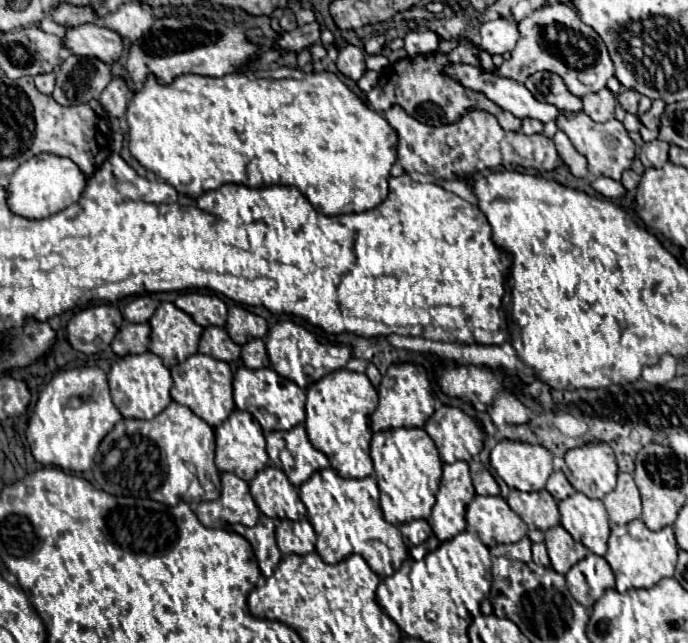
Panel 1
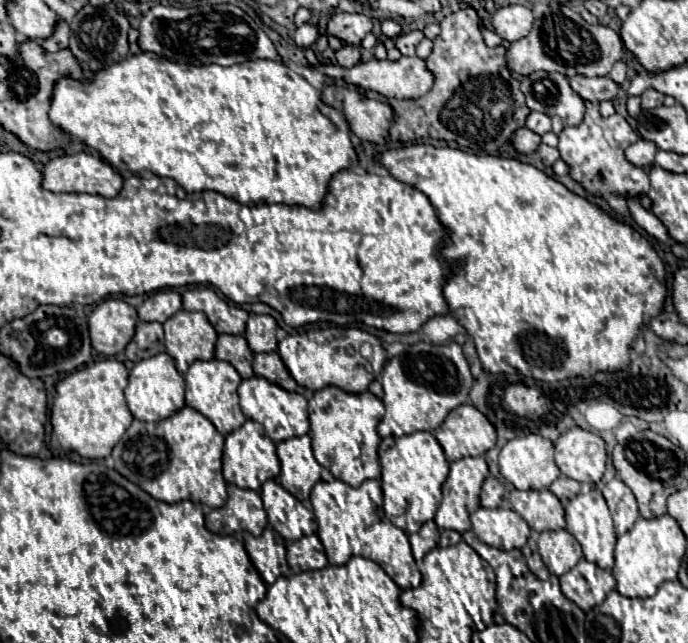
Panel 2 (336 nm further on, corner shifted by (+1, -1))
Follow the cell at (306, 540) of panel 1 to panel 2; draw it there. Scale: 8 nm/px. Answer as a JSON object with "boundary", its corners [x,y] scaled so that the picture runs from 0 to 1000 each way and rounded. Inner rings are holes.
{"boundary":[[[448,832],[433,841],[422,841],[416,854],[419,854],[419,876],[424,882],[424,891],[459,888],[477,879],[474,857],[462,832]]]}

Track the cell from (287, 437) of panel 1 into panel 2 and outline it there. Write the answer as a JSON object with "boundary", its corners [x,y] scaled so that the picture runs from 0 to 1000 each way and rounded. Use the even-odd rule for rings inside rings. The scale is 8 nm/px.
{"boundary":[[[424,680],[416,686],[407,686],[401,692],[404,711],[407,711],[407,754],[422,764],[433,779],[448,785],[453,757],[465,748],[468,726],[453,708],[451,680]]]}

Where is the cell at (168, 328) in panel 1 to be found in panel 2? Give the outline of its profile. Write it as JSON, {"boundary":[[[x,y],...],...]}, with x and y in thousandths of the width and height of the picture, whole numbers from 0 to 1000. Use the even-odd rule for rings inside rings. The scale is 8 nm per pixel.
{"boundary":[[[259,484],[238,502],[241,546],[256,558],[256,574],[267,583],[285,561],[311,558],[317,518],[297,487]]]}

